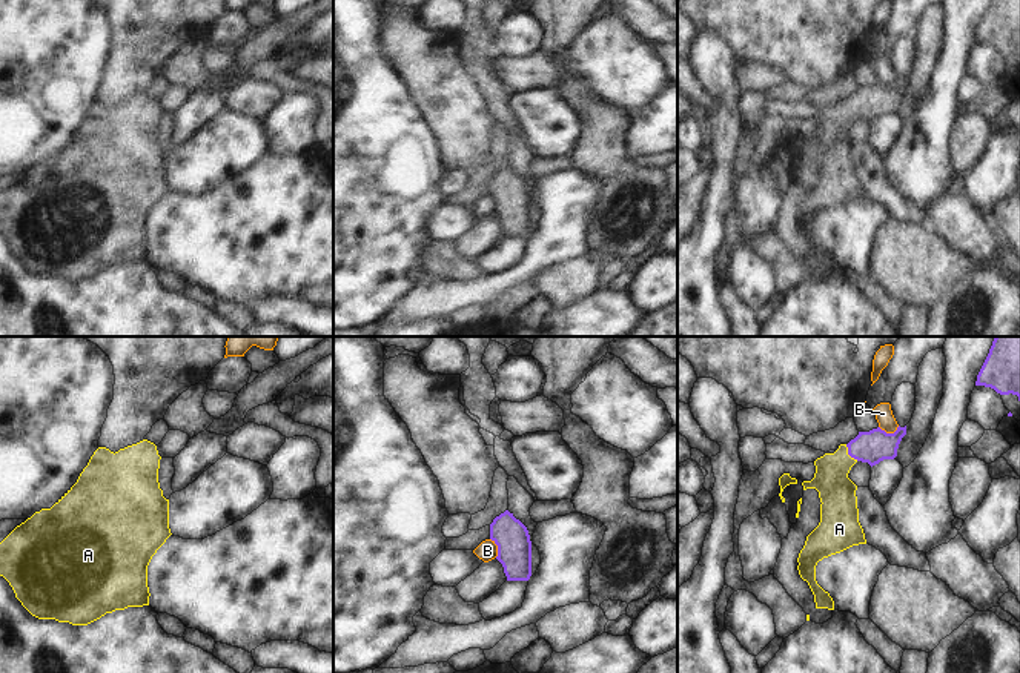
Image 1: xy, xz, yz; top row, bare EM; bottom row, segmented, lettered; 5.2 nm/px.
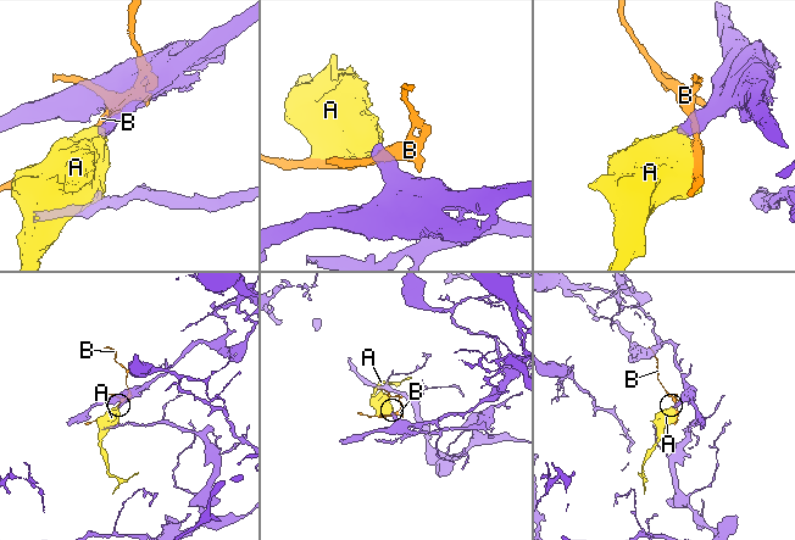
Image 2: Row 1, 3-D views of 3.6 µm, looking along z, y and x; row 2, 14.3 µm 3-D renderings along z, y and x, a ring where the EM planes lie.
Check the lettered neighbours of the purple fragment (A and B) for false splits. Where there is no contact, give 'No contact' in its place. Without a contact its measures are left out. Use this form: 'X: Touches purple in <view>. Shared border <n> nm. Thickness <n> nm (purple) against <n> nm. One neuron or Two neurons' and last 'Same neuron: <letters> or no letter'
A: Touches purple in yz. Shared border 110 nm. Thickness 170 nm (purple) against 190 nm. One neuron
B: Touches purple in yz. Shared border 110 nm. Thickness 170 nm (purple) against 90 nm. Two neurons
Same neuron: A.

